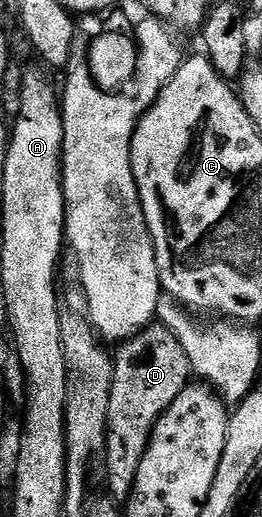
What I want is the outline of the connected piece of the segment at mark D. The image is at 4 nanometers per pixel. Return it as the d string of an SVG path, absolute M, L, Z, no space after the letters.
M153 323L150 327L143 328L133 338L118 344L119 352L114 352L113 355L113 381L111 382L111 400L109 401L109 417L107 418L107 449L105 452L105 463L107 459L107 487L110 498L116 501L125 501L131 496L133 485L137 481L137 469L141 469L141 461L145 457L145 449L151 440L153 429L157 425L157 421L165 413L165 409L169 409L169 405L173 401L177 401L179 394L189 386L189 380L192 378L193 372L190 363L187 360L187 355L183 351L183 346L179 344L179 337L174 332L168 330L163 324Z

